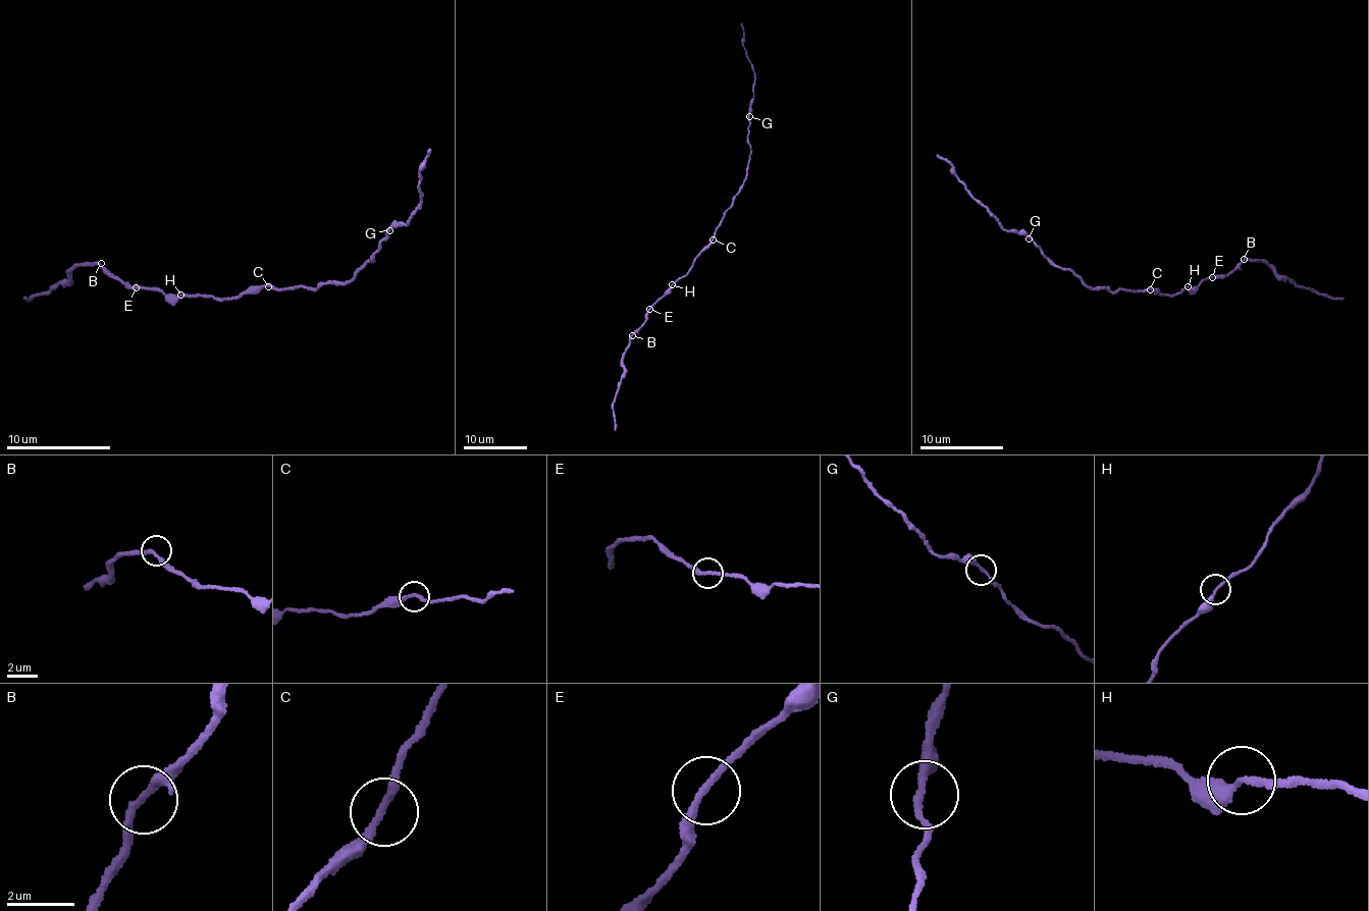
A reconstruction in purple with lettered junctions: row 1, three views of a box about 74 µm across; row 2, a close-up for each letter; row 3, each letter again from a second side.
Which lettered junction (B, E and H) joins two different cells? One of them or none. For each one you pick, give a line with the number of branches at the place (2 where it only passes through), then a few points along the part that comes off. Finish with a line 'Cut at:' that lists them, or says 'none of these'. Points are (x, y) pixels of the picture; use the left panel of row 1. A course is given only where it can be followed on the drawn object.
Cut at: none of these

